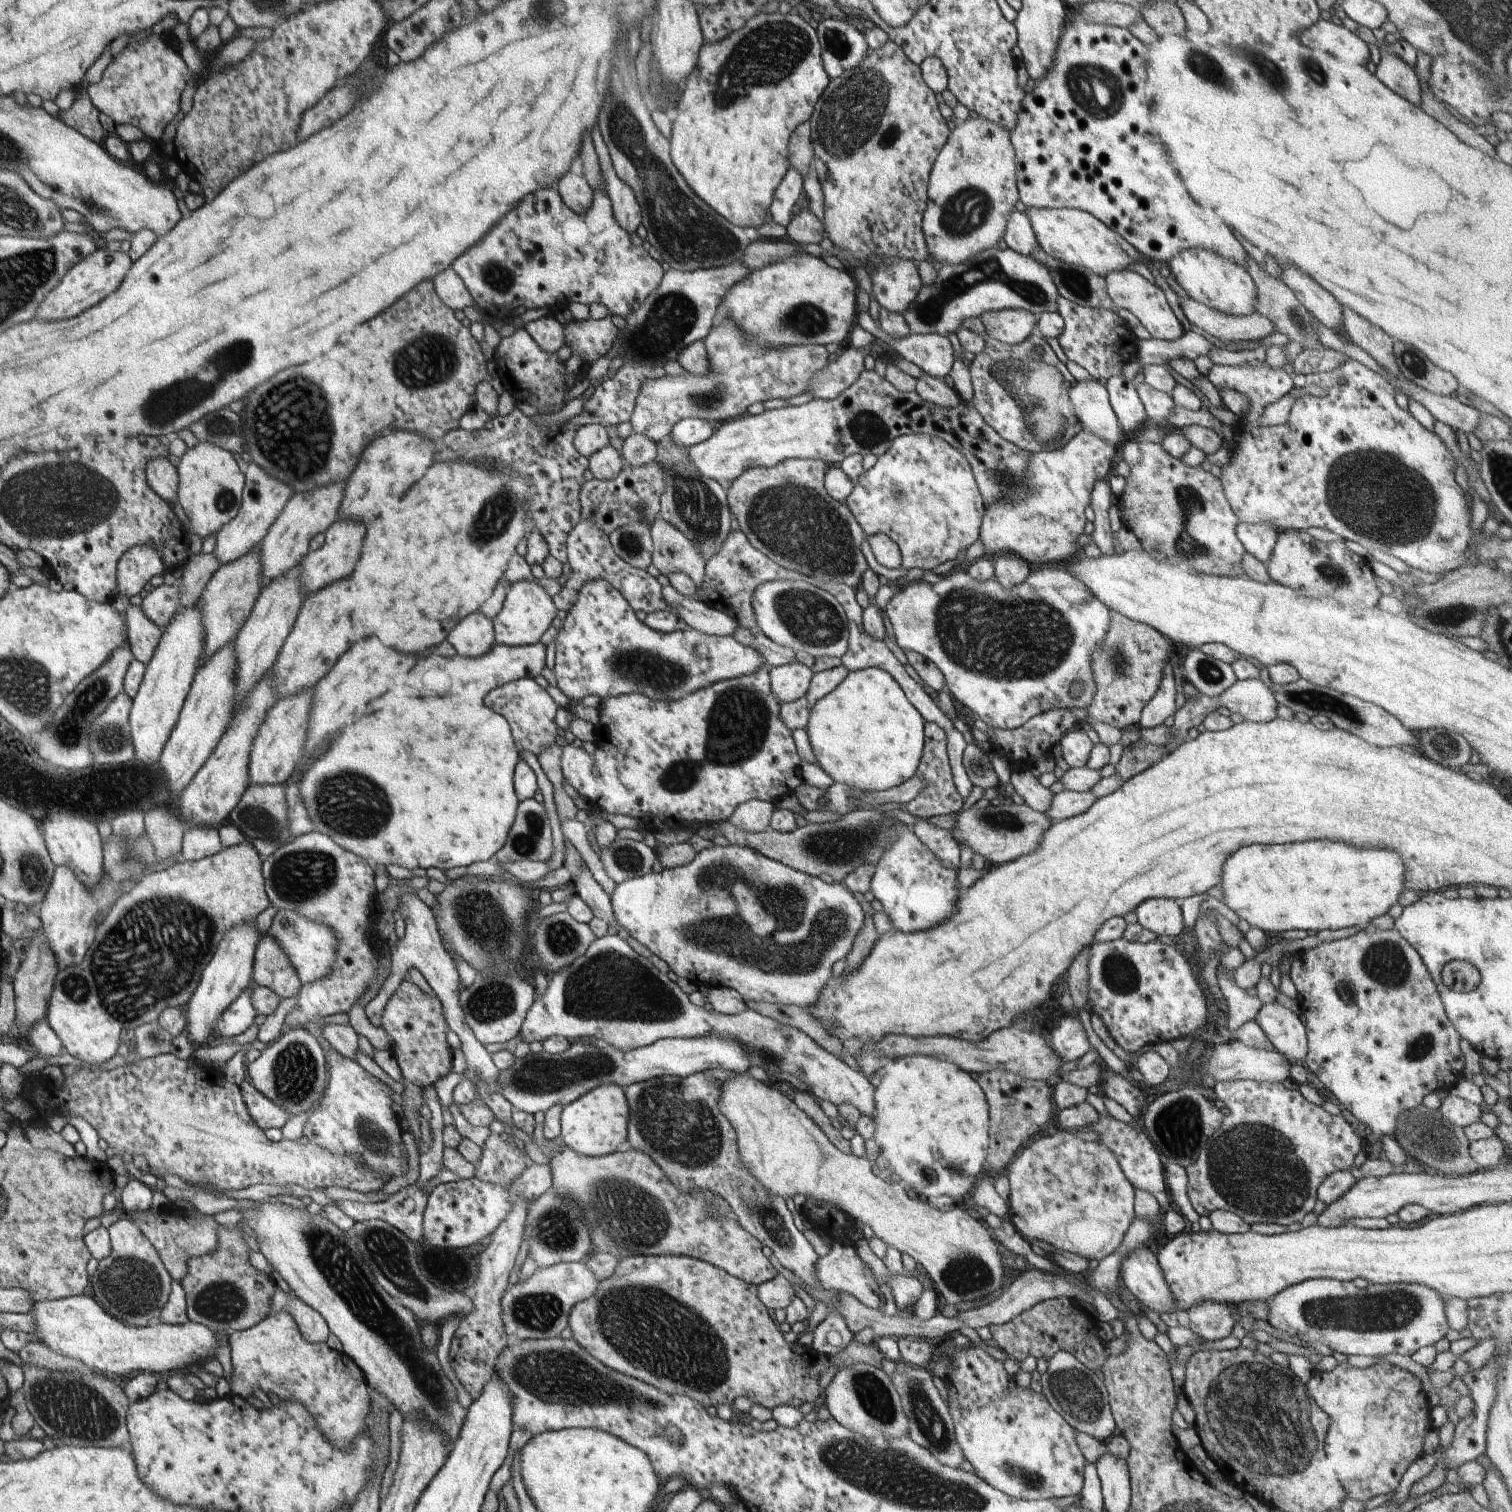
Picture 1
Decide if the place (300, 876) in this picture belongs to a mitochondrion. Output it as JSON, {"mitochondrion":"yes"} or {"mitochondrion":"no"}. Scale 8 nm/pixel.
{"mitochondrion":"yes"}

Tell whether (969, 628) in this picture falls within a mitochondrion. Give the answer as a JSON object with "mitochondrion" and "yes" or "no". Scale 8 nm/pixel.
{"mitochondrion":"yes"}

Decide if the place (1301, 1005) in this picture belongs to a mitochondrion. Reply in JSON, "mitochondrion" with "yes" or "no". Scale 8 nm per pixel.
{"mitochondrion":"no"}

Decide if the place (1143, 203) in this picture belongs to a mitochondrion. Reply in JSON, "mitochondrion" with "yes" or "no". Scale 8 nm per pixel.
{"mitochondrion":"no"}

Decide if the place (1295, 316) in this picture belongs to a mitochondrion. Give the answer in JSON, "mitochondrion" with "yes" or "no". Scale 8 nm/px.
{"mitochondrion":"yes"}

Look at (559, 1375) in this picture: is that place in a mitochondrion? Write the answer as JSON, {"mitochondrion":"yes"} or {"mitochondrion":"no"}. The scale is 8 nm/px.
{"mitochondrion":"yes"}

